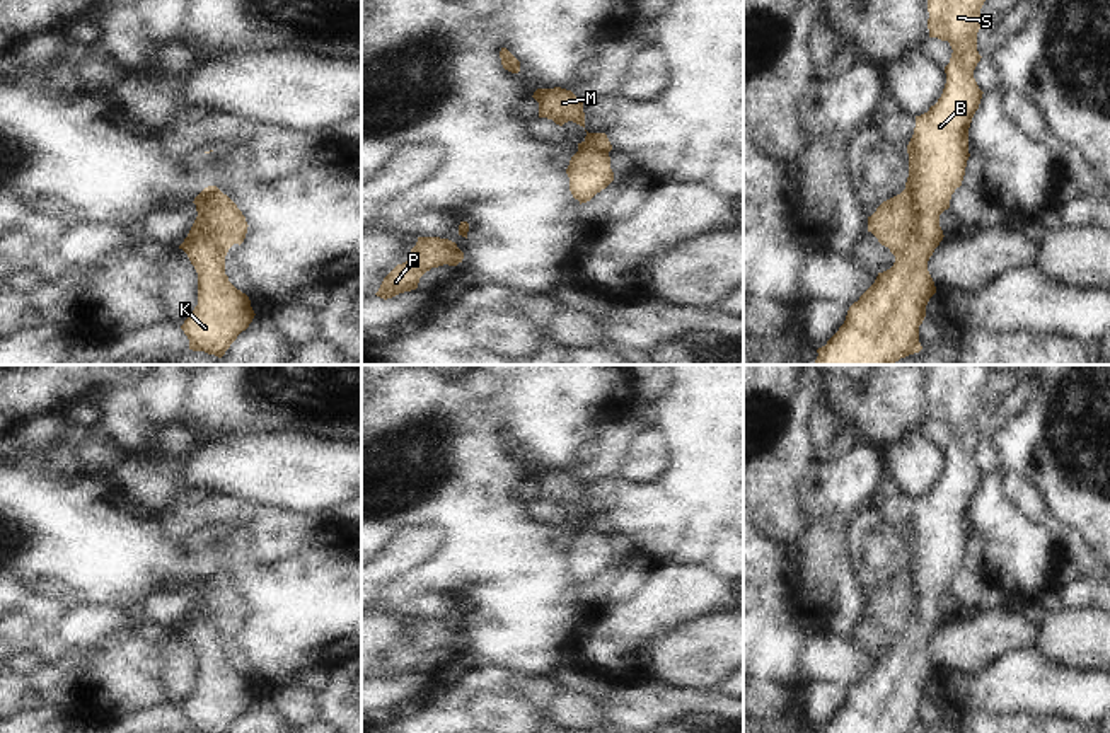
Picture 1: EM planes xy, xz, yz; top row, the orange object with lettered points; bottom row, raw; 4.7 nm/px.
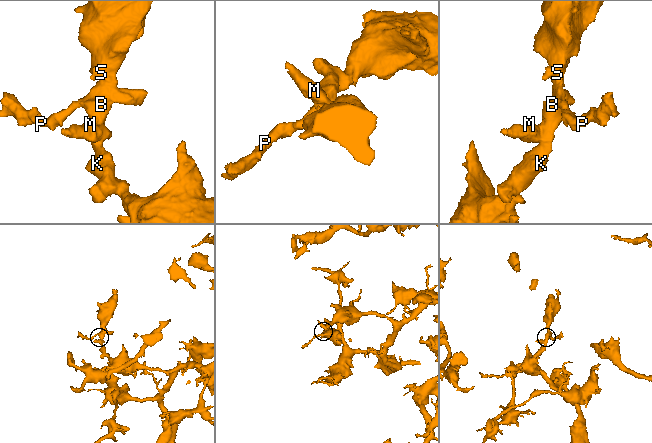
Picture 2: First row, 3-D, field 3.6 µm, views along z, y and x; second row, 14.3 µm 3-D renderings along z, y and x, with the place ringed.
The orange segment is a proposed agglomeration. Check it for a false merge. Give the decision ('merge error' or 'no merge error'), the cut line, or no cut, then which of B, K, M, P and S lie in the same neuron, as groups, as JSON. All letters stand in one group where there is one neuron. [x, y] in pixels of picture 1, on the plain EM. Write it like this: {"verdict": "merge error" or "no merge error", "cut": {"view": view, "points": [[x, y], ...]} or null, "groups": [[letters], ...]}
{"verdict": "merge error", "cut": {"view": "yz", "points": [[901, 575], [909, 583], [916, 609], [913, 621], [896, 638]]}, "groups": [["B", "K", "P", "S"], ["M"]]}

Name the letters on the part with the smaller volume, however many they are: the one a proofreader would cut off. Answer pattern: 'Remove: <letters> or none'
Remove: M

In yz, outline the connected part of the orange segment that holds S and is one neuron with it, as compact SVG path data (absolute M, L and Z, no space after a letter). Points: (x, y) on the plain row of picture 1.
M928 365L929 419L948 423L953 435L946 465L928 494L916 498L907 527L909 559L902 576L917 602L912 622L890 651L854 684L844 706L817 733L921 733L919 707L936 675L928 643L943 622L939 597L962 568L968 535L968 510L982 472L974 452L980 443L977 414L991 365Z

